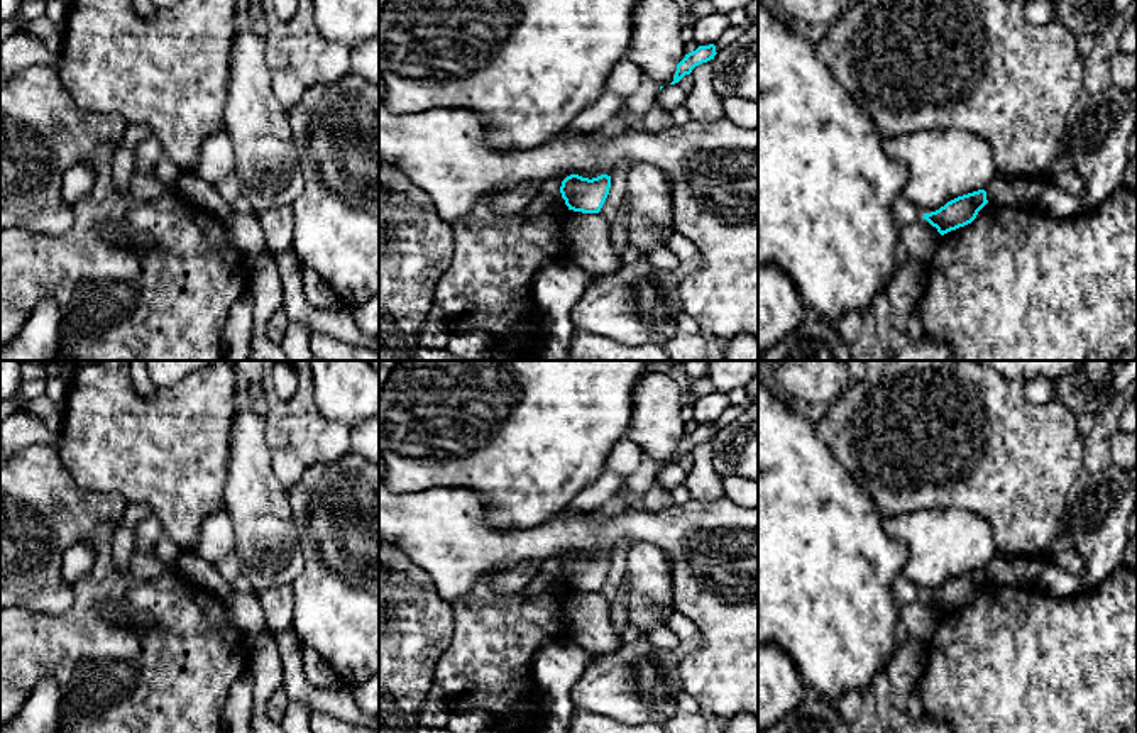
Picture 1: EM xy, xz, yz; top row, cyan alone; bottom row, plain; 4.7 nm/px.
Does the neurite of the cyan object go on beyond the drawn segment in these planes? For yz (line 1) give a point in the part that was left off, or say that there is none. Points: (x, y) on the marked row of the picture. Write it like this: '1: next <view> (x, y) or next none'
1: next none

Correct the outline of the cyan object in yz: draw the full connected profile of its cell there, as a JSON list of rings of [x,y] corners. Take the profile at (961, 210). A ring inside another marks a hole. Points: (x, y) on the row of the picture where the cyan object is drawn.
[[[978,190],[948,201],[936,212],[924,213],[922,218],[926,218],[941,235],[944,235],[971,223],[986,203],[986,191]]]

